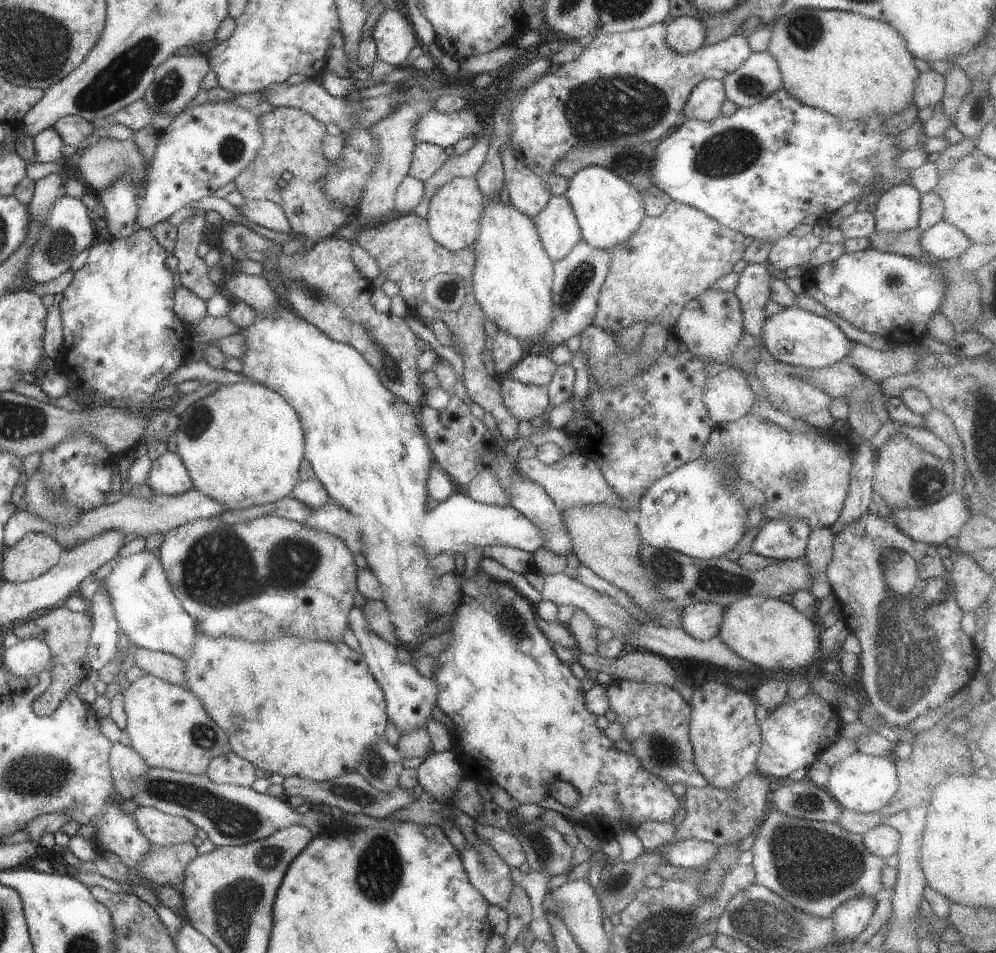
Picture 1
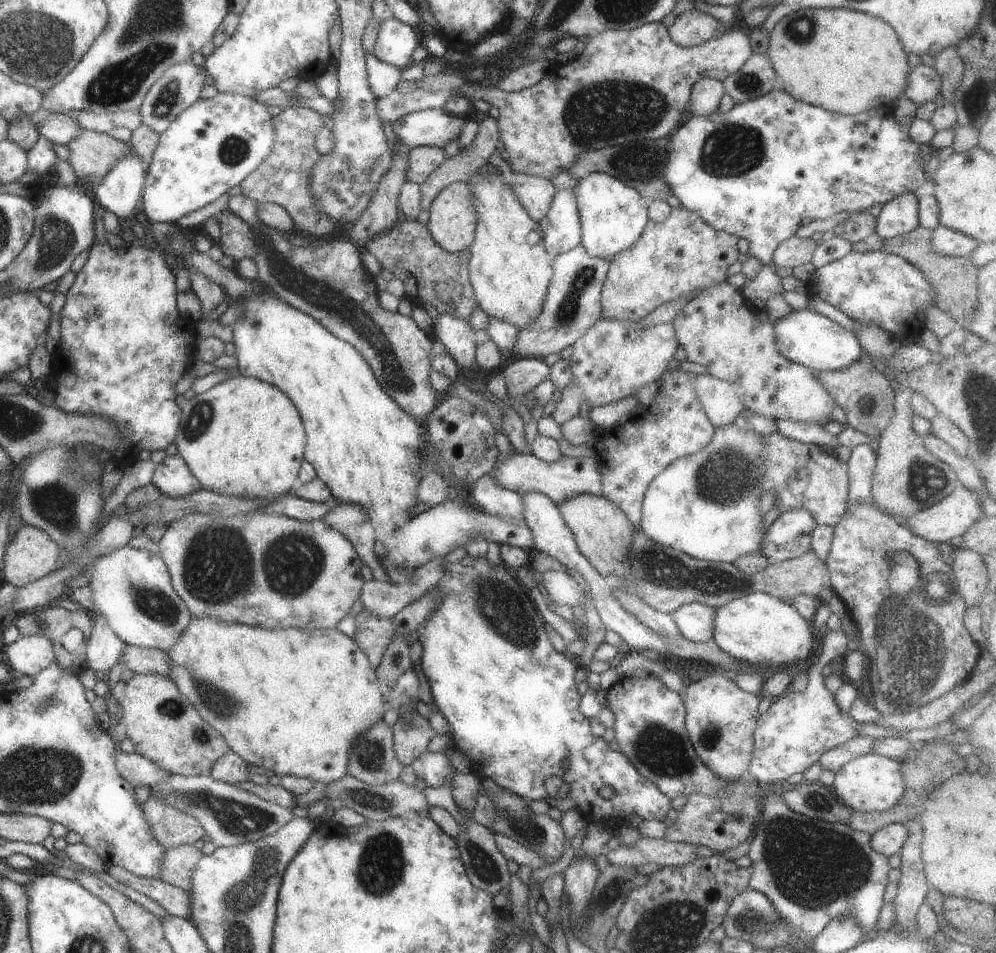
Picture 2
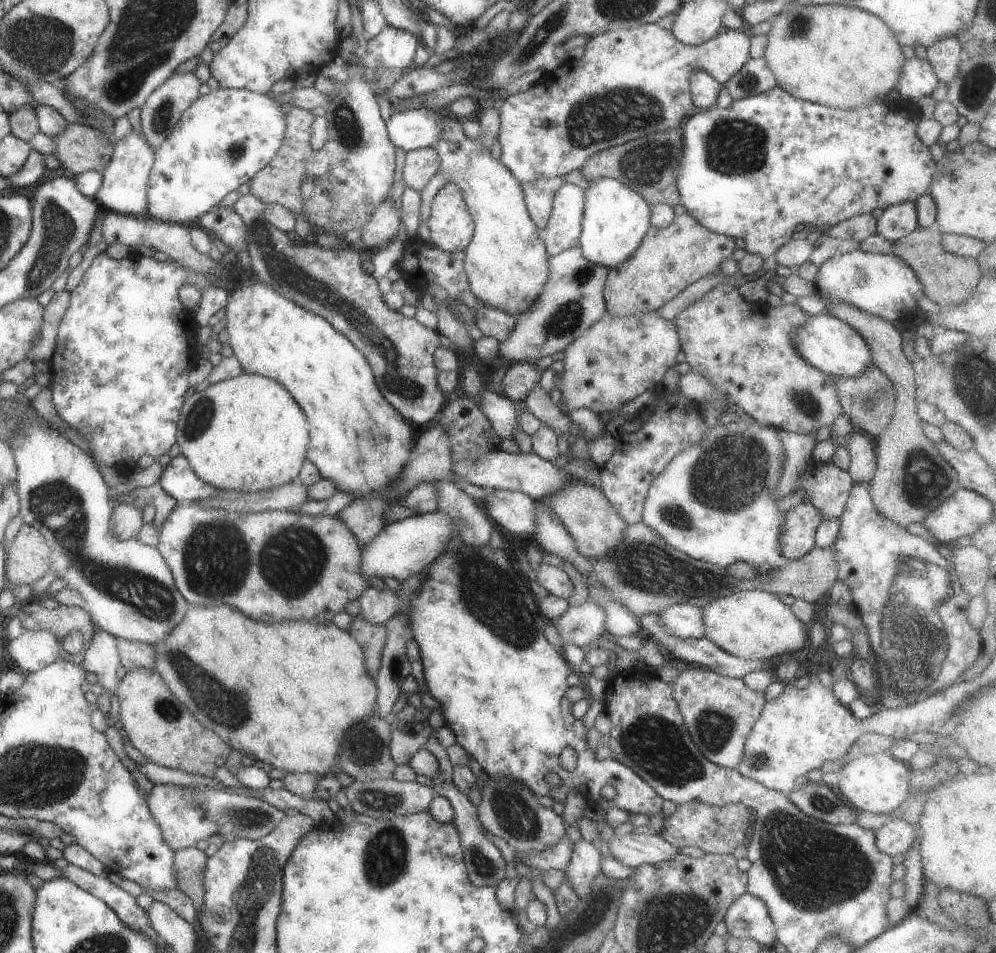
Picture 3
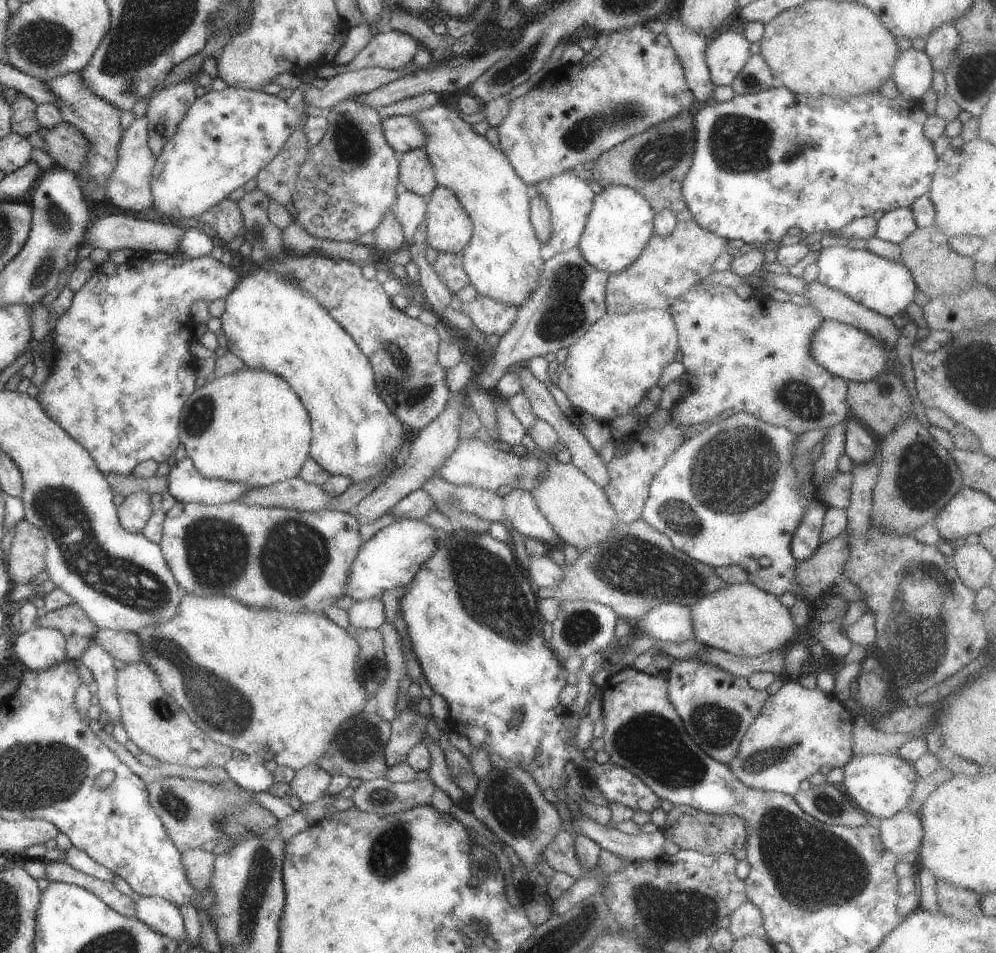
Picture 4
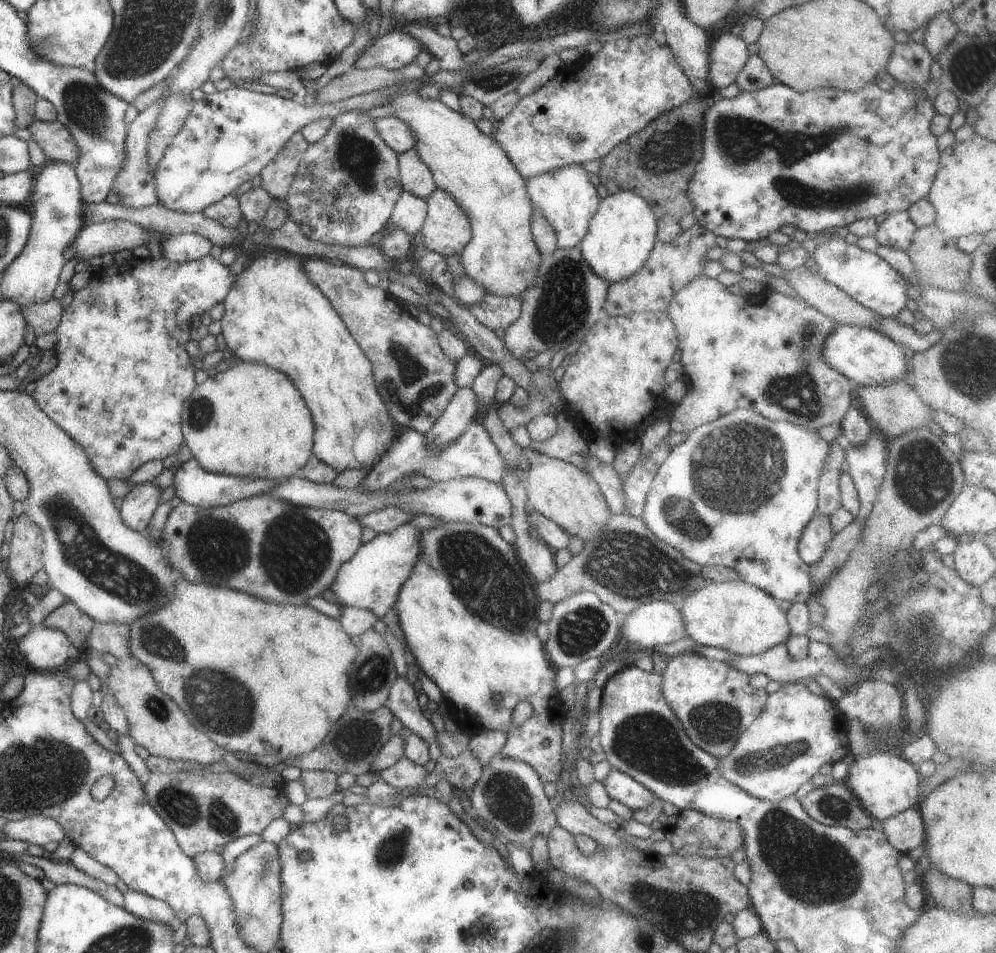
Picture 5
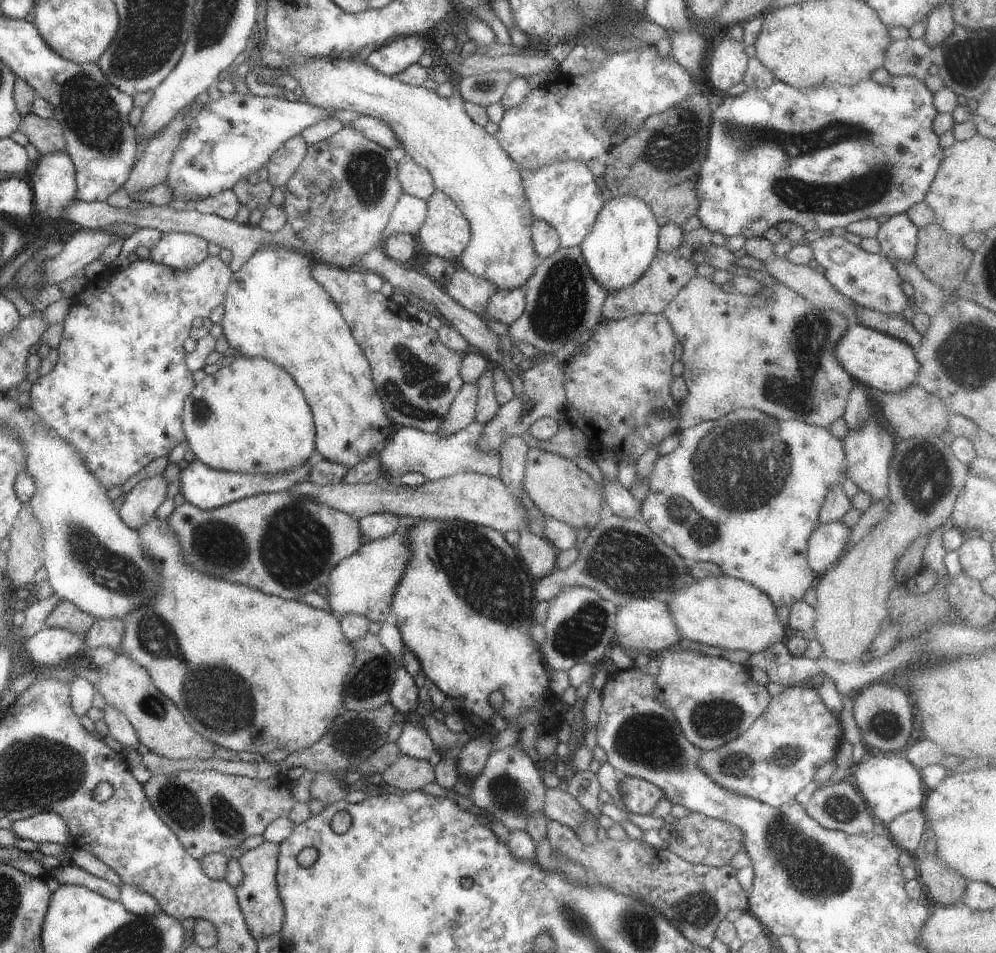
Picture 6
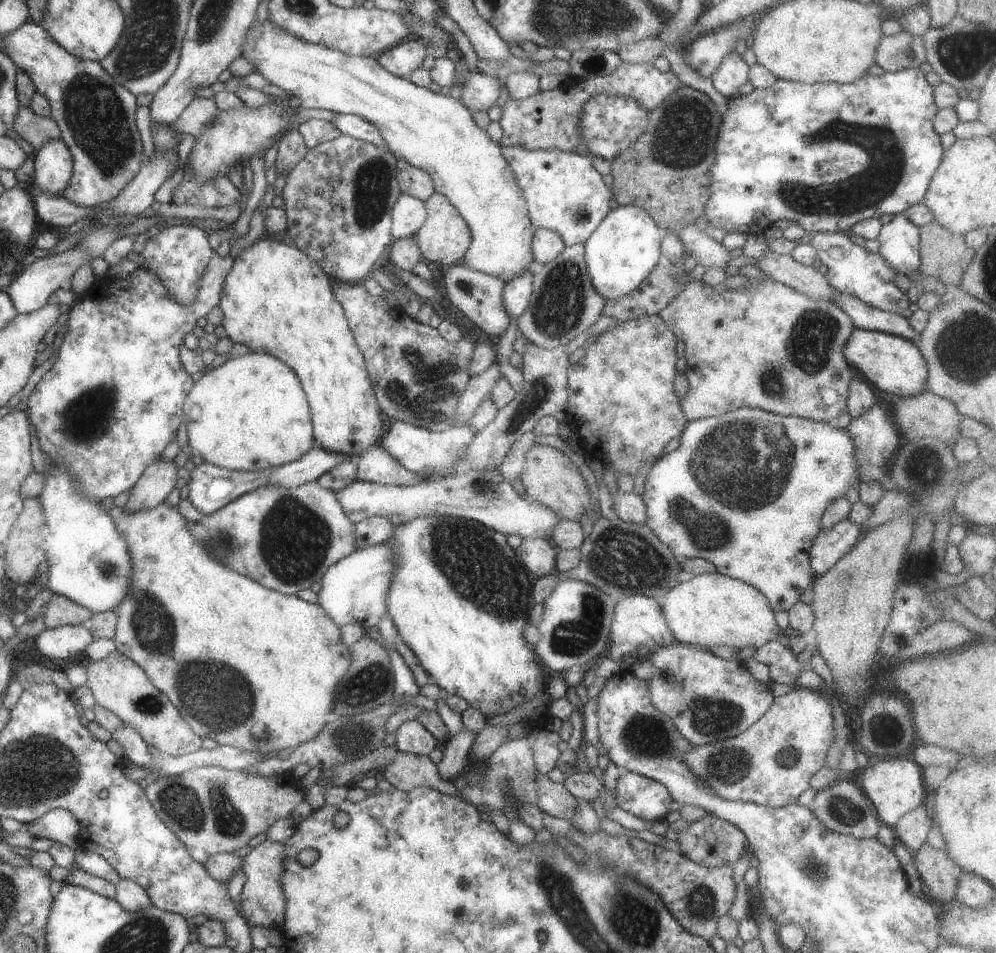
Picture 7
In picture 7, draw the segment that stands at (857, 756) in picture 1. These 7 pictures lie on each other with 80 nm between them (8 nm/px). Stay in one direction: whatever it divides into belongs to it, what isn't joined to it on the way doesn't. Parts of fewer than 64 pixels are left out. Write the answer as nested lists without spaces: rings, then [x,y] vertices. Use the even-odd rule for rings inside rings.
[[[903,756],[870,760],[861,770],[859,786],[861,792],[871,801],[878,820],[890,828],[903,814],[923,804],[926,789],[922,781],[921,767],[915,761]]]

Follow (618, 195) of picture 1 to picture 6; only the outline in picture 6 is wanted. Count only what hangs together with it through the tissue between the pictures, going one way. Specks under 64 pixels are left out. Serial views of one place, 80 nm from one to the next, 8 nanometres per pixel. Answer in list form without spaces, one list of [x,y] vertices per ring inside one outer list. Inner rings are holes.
[[[631,195],[605,201],[597,213],[587,236],[578,244],[588,273],[607,292],[634,283],[658,250],[658,228],[651,209]]]

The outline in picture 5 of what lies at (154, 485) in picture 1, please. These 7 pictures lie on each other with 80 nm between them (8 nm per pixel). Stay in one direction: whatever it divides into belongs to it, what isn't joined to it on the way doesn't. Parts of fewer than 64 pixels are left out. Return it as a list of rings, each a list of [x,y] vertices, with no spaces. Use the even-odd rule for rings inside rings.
[[[191,457],[189,460],[182,462],[181,466],[174,470],[172,485],[174,486],[175,499],[178,502],[206,509],[226,505],[253,495],[261,495],[280,482],[208,473],[206,470],[201,469],[197,461]]]

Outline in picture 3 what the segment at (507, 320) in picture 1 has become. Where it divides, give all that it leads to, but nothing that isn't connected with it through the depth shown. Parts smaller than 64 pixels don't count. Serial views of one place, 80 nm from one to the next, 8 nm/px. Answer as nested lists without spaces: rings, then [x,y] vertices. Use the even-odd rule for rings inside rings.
[[[434,109],[442,118],[442,136],[430,147],[439,159],[438,170],[444,174],[447,183],[459,187],[467,212],[473,221],[474,229],[467,246],[462,250],[464,254],[462,267],[466,274],[468,289],[476,299],[493,309],[499,309],[508,315],[525,313],[534,304],[548,279],[546,250],[538,240],[533,244],[529,238],[536,235],[538,228],[531,222],[523,202],[520,183],[512,176],[510,170],[500,161],[491,158],[489,151],[480,147],[475,139],[468,139],[462,131],[462,124],[457,122],[447,112]]]

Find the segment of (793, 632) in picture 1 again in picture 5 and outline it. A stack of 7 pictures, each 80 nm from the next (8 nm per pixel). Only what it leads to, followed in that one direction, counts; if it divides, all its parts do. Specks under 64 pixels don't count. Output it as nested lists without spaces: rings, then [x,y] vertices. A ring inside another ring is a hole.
[[[738,578],[727,582],[706,582],[701,588],[687,593],[675,605],[681,613],[686,636],[697,645],[723,648],[735,655],[758,655],[772,646],[784,643],[790,637],[786,614],[779,609],[779,602],[756,586],[740,581]]]

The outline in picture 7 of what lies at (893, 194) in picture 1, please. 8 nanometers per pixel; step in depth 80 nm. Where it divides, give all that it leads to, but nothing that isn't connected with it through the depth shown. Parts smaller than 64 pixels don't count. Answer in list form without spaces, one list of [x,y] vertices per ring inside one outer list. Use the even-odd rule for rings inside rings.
[[[899,213],[893,215],[889,222],[881,225],[876,239],[879,243],[877,253],[895,272],[902,272],[912,280],[918,276],[918,244],[920,241],[918,227],[912,225],[911,222],[904,218],[902,213]]]

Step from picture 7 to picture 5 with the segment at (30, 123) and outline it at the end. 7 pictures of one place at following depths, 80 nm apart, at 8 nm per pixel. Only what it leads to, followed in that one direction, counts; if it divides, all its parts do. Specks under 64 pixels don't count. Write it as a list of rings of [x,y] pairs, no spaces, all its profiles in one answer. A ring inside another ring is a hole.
[[[33,120],[33,124],[27,128],[31,133],[31,139],[43,150],[48,161],[61,161],[73,166],[78,158],[78,146],[72,139],[68,128],[65,128],[59,121],[43,122]]]

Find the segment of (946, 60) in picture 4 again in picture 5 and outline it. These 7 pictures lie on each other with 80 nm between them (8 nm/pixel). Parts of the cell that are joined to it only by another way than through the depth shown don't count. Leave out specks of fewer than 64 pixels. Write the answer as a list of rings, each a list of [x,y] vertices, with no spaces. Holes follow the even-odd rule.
[[[939,13],[923,28],[922,45],[935,58],[953,40],[958,31],[947,13]]]

